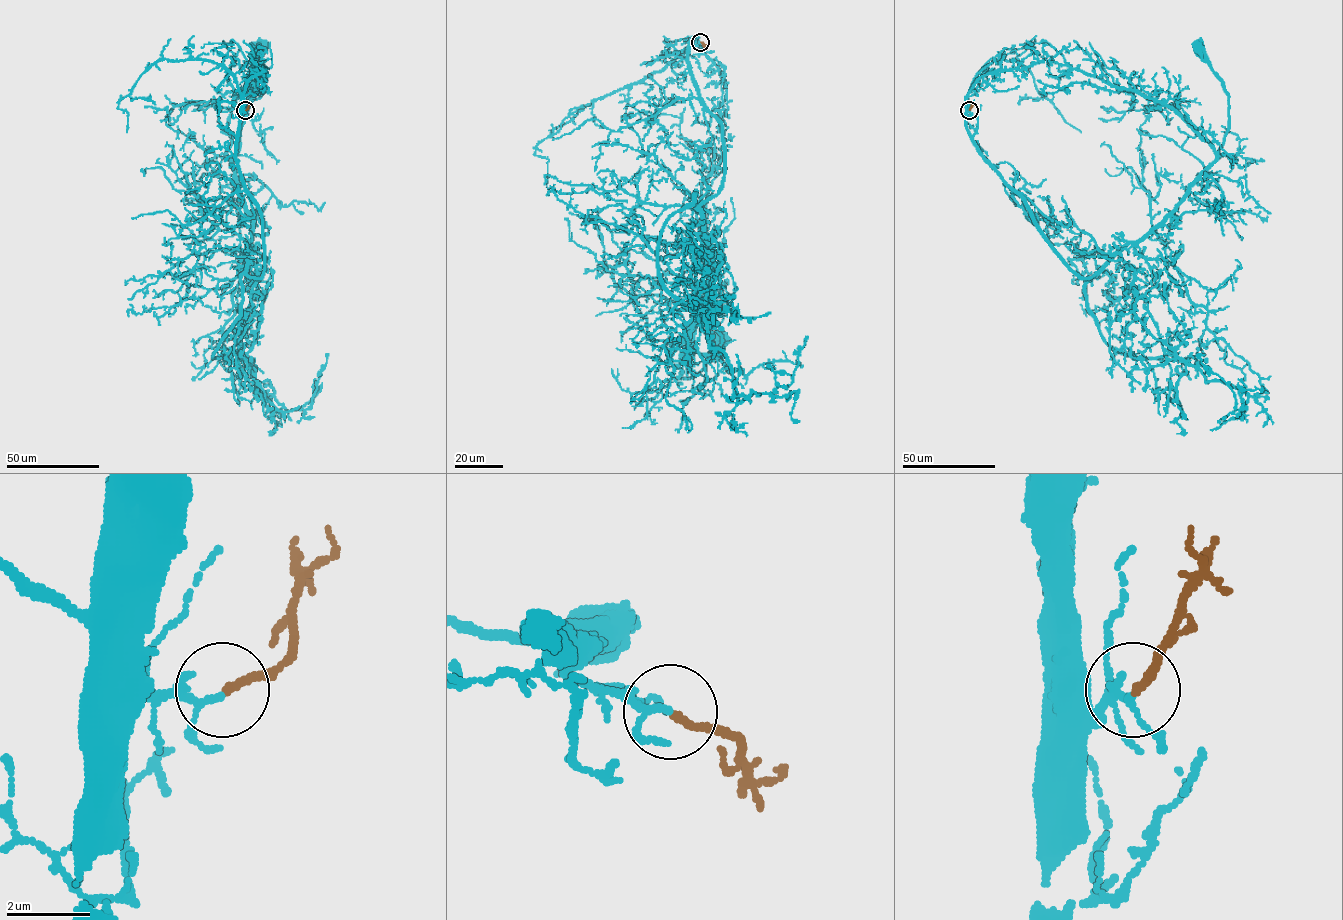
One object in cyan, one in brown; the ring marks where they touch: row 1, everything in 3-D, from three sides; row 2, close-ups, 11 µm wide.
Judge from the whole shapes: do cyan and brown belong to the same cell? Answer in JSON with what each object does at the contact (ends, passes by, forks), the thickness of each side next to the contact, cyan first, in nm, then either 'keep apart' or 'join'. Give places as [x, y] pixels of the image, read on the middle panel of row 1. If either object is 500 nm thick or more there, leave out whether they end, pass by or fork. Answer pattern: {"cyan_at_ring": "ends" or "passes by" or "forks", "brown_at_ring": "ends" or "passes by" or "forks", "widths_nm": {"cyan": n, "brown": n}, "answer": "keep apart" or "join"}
{"cyan_at_ring": "passes by", "brown_at_ring": "ends", "widths_nm": {"cyan": 130, "brown": 170}, "answer": "join"}

